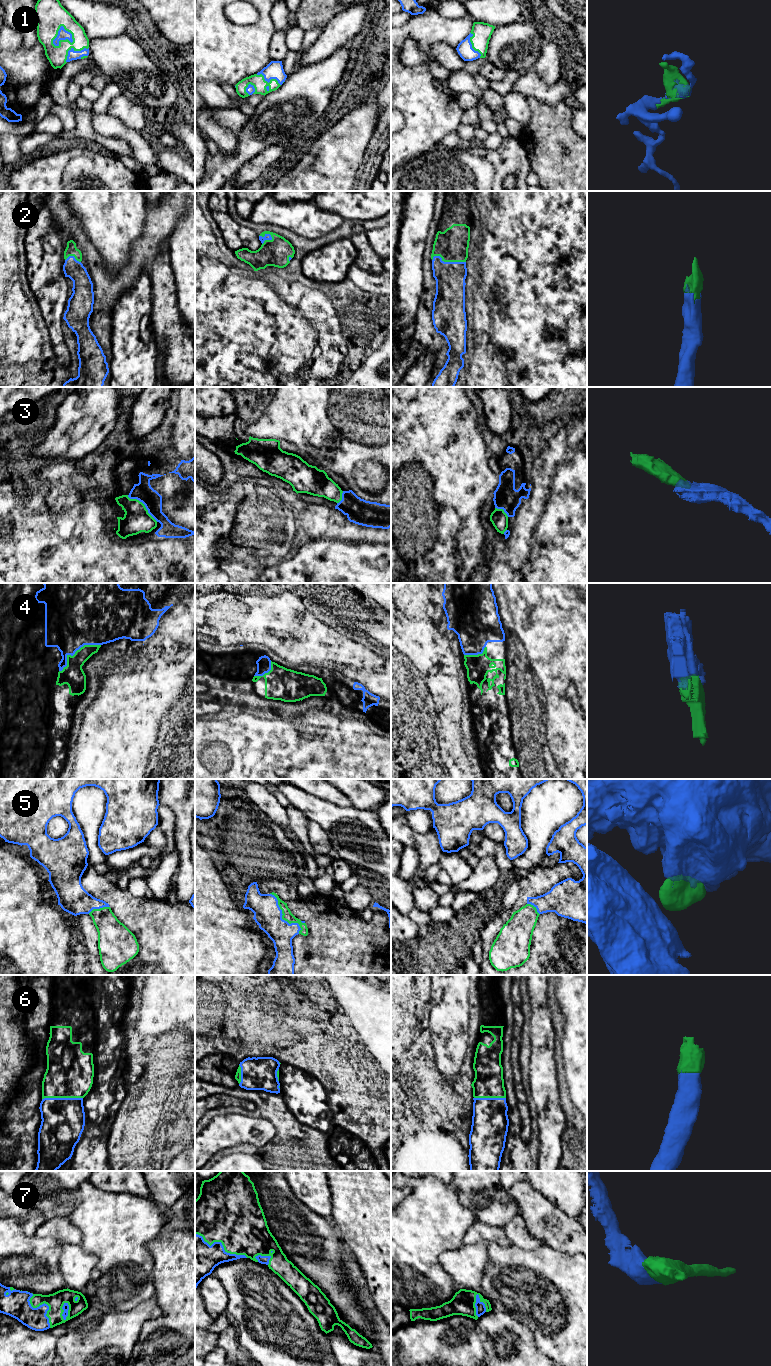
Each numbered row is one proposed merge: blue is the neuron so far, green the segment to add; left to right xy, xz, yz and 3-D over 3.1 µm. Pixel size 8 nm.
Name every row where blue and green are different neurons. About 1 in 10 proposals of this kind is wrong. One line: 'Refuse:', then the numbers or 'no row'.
Refuse: no row

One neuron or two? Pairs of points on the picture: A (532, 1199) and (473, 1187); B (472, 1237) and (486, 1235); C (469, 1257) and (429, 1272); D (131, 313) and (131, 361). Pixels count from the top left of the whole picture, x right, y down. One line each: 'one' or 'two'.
A: two
B: one
C: two
D: one

